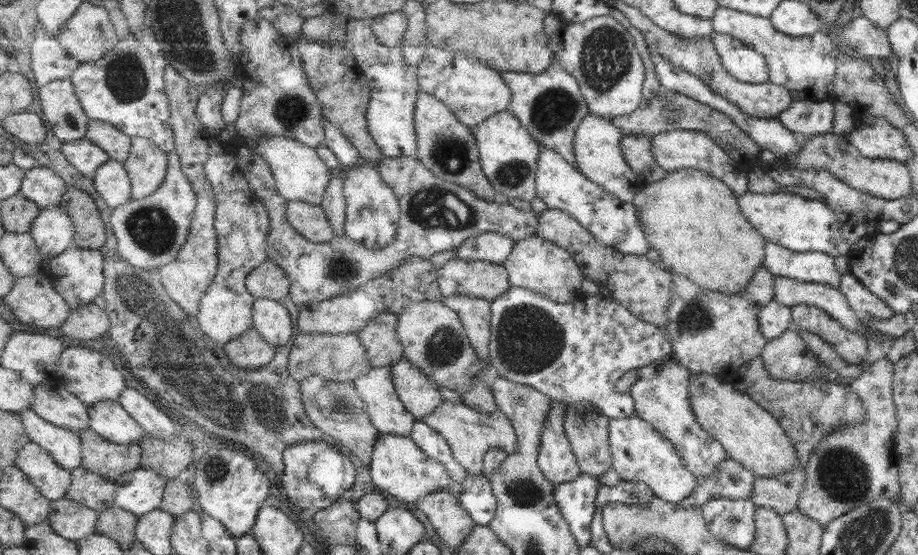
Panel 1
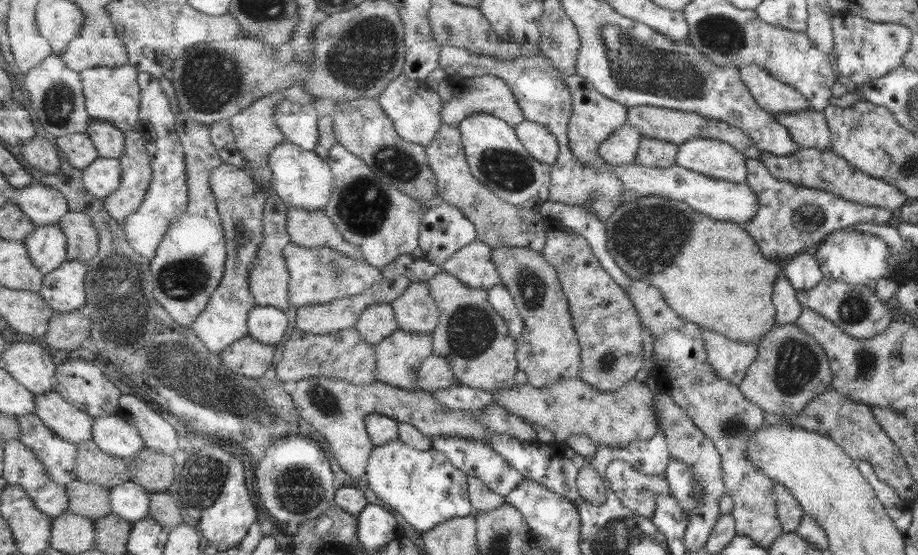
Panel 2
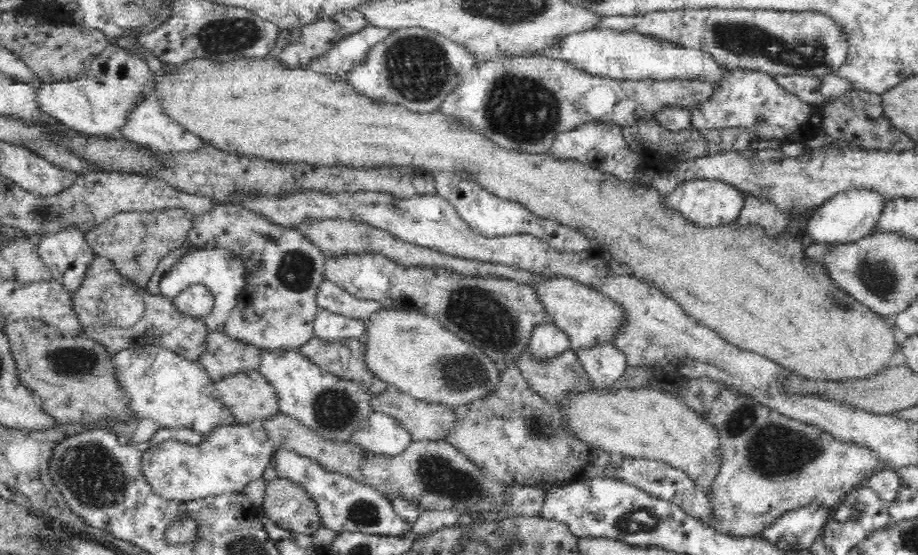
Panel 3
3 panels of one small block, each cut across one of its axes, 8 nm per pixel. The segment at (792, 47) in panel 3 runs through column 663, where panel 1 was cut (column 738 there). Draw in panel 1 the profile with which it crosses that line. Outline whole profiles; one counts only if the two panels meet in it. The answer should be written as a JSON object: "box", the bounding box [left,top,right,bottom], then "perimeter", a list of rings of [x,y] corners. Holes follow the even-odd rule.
{"box":[711,7,838,100],"perimeter":[[[718,7],[711,16],[711,26],[715,32],[729,34],[739,39],[747,47],[763,55],[768,72],[768,82],[785,88],[792,100],[832,98],[832,83],[835,77],[835,55],[838,51],[827,31],[817,31],[799,38],[787,36],[773,28],[768,18],[761,18],[738,10]]]}

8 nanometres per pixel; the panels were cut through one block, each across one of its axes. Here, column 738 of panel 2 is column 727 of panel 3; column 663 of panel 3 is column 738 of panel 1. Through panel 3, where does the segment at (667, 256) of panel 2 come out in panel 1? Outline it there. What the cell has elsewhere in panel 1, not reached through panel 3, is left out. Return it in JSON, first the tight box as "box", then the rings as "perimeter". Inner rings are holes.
{"box":[634,169,764,294],"perimeter":[[[679,169],[663,180],[643,184],[634,200],[643,230],[651,239],[651,248],[661,251],[665,270],[687,275],[699,287],[721,294],[738,294],[764,259],[764,240],[751,226],[738,205],[737,195],[718,178],[699,169]]]}

